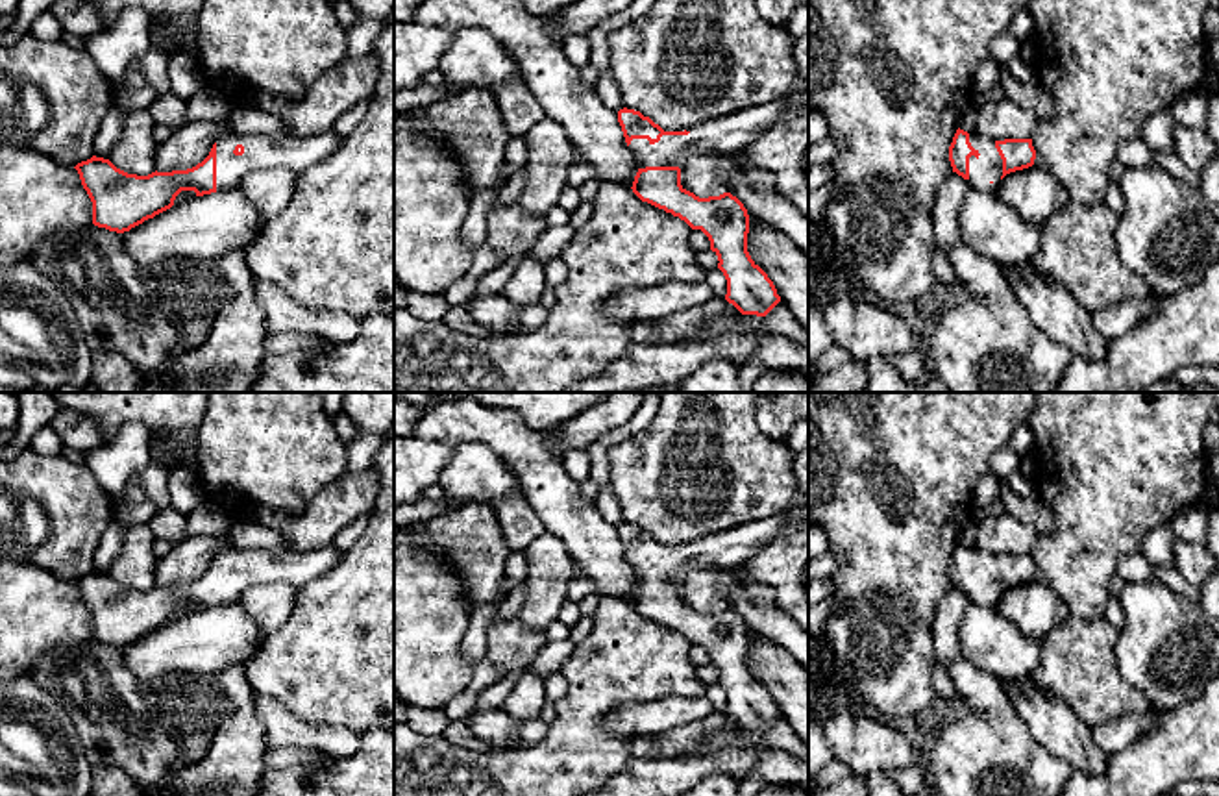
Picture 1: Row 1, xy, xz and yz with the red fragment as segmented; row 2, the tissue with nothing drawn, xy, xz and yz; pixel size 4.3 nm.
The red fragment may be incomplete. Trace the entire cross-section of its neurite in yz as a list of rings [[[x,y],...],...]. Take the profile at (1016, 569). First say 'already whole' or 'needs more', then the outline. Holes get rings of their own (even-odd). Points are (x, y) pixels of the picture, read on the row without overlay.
needs more; [[[960,542],[949,561],[953,587],[982,607],[997,607],[999,596],[1006,589],[1032,581],[1034,574],[1032,553],[993,555]]]

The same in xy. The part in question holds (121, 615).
needs more; [[[333,544],[311,552],[228,546],[218,552],[202,578],[187,585],[155,585],[148,591],[137,591],[128,589],[117,583],[109,574],[96,570],[78,578],[74,583],[78,585],[81,600],[92,616],[92,639],[109,646],[124,648],[170,624],[181,605],[194,605],[196,611],[231,605],[237,603],[250,587],[277,581],[302,589],[337,566],[344,559],[344,553],[346,552],[340,552]]]

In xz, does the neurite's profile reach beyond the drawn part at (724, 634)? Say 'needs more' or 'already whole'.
needs more

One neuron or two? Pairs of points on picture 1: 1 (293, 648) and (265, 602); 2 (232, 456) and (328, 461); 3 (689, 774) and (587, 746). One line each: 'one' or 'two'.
1: two
2: one
3: two

